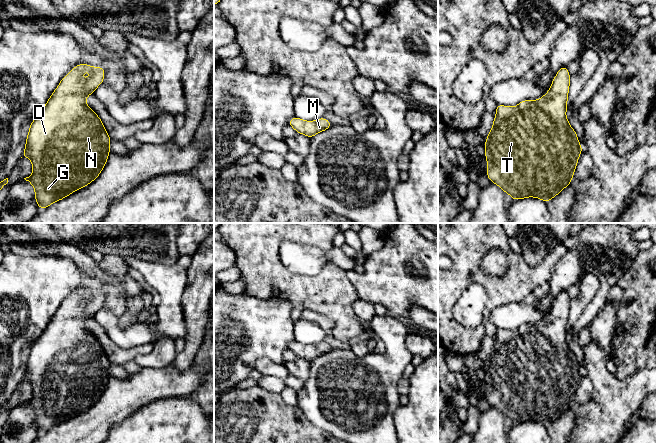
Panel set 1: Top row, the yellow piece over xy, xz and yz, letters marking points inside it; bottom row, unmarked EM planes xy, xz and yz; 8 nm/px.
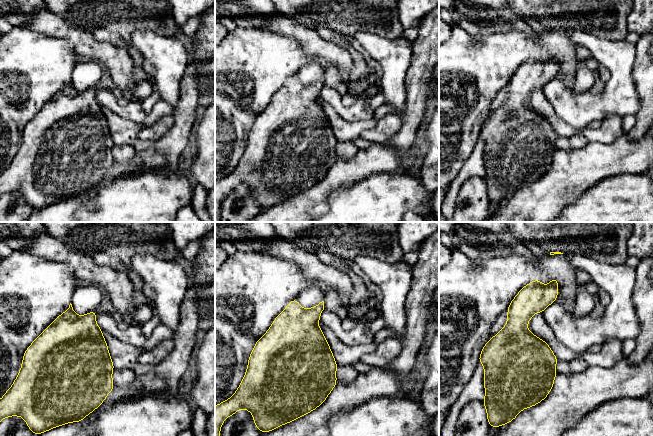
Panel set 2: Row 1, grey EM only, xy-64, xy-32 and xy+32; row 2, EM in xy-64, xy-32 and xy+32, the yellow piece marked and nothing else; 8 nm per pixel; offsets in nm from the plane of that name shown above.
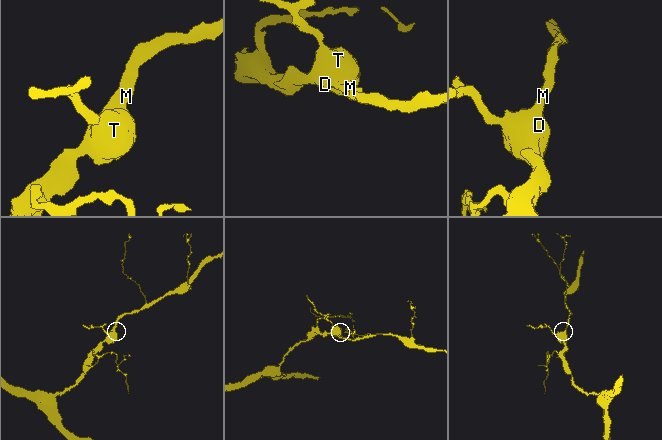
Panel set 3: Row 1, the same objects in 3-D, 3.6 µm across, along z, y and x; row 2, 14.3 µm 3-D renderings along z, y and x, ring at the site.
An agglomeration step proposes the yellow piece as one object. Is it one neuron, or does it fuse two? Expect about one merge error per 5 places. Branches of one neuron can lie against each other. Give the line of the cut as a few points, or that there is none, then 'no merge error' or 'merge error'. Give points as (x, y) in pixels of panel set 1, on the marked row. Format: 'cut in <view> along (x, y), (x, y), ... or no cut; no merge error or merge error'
no cut; no merge error

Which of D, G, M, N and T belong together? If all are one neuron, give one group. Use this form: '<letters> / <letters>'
D G M N T

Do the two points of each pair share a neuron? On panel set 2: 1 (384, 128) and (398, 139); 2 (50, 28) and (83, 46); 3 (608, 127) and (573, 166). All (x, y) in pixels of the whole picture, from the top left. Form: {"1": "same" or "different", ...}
{"1": "different", "2": "same", "3": "different"}

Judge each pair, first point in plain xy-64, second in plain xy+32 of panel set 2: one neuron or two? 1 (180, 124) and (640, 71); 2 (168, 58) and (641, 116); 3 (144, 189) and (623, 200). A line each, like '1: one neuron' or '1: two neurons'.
1: one neuron
2: two neurons
3: one neuron

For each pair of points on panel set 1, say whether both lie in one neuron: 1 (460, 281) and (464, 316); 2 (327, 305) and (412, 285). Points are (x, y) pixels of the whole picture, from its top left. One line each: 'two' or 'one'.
1: two
2: two

